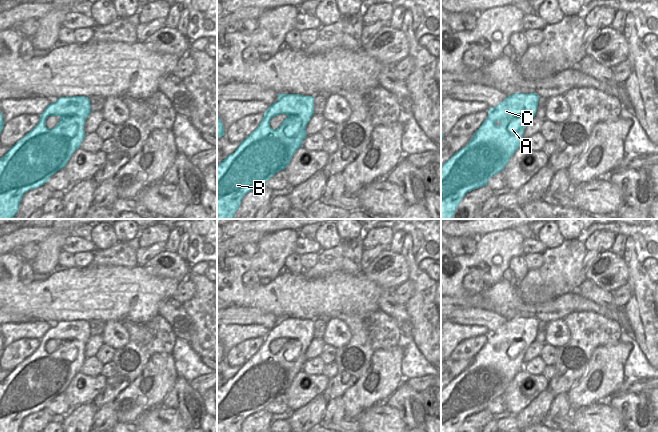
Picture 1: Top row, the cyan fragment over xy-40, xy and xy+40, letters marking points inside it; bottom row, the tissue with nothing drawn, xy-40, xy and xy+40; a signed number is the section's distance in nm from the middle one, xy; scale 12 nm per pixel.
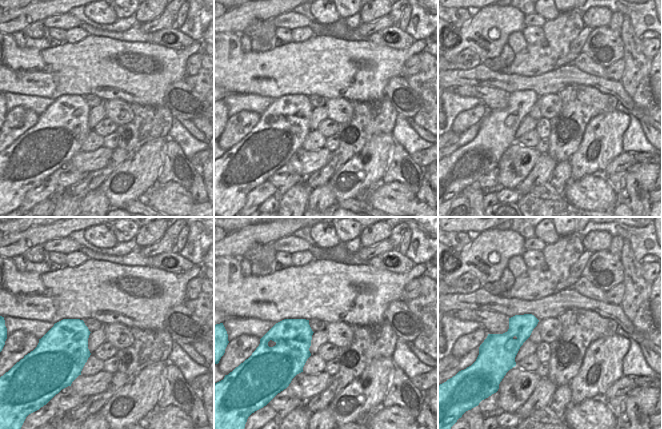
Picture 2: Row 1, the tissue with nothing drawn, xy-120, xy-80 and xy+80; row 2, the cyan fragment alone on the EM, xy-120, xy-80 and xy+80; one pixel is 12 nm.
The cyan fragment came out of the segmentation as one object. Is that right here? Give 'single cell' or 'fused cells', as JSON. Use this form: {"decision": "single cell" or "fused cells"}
{"decision": "single cell"}

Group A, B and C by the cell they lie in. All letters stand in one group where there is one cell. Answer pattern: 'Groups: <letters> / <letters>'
Groups: A B C

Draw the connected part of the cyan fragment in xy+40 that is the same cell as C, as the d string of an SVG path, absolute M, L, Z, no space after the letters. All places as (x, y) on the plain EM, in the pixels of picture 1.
M515 317L507 320L494 332L489 332L486 344L474 357L469 367L441 390L441 432L457 432L468 416L487 409L493 399L504 394L516 374L523 370L523 357L536 339L538 325L539 320L536 317Z

